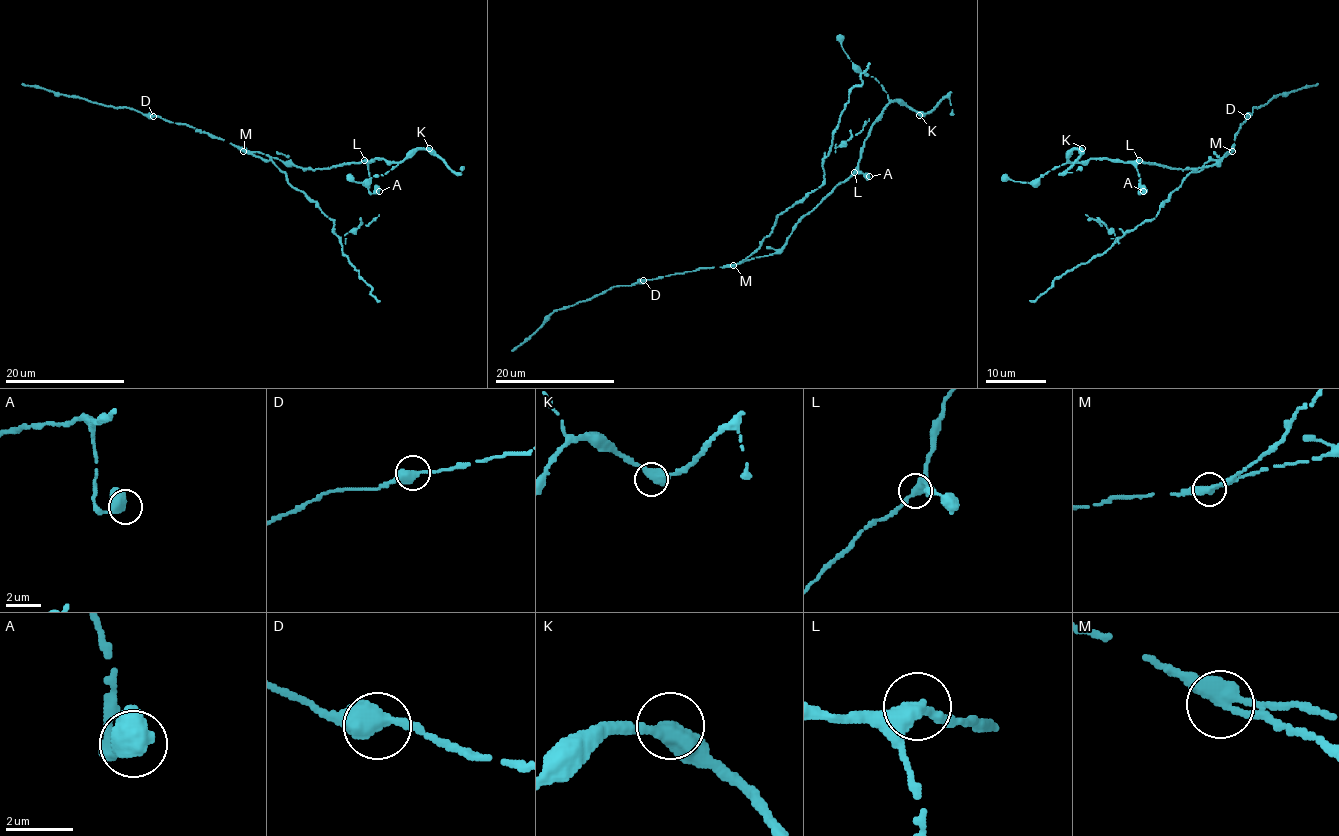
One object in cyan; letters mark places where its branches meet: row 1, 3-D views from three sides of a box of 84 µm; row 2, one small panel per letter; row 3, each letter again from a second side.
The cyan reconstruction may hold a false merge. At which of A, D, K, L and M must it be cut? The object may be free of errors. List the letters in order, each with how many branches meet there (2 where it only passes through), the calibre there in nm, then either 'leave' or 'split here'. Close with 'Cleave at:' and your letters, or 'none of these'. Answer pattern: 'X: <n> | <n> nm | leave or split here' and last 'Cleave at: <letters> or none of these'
A: 2 | 440 nm | leave
D: 2 | 400 nm | leave
K: 2 | 420 nm | leave
L: 2 | 400 nm | leave
M: 2 | 420 nm | split here
Cleave at: M

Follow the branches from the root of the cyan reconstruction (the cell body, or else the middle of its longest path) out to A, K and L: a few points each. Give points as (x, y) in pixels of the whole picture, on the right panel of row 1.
A: (1224, 154), (1214, 164), (1190, 169), (1170, 169), (1139, 161), (1136, 164), (1140, 178), (1139, 191), (1143, 191)
K: (1224, 154), (1214, 164), (1190, 169), (1109, 158), (1070, 161), (1068, 154), (1082, 148)
L: (1224, 154), (1214, 164), (1190, 169), (1170, 169), (1139, 160)

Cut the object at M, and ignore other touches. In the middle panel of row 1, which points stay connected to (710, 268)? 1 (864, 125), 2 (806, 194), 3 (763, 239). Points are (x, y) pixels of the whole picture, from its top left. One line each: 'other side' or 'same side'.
1: other side
2: other side
3: other side

